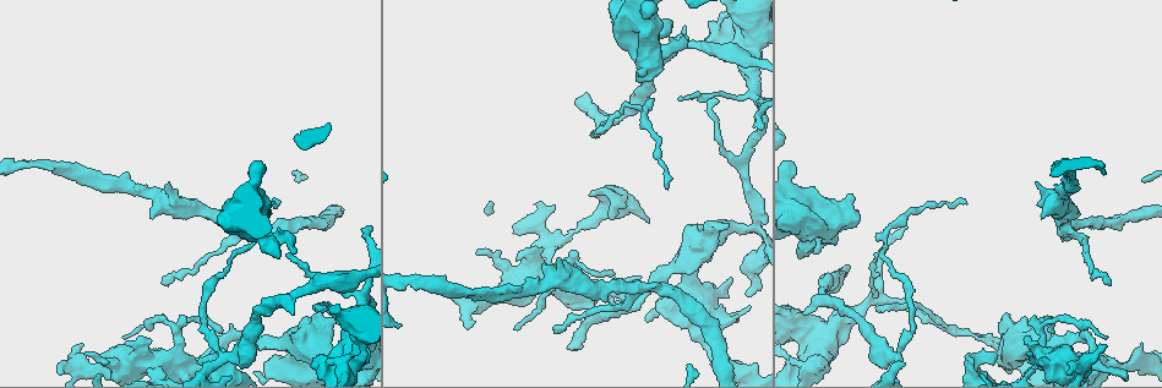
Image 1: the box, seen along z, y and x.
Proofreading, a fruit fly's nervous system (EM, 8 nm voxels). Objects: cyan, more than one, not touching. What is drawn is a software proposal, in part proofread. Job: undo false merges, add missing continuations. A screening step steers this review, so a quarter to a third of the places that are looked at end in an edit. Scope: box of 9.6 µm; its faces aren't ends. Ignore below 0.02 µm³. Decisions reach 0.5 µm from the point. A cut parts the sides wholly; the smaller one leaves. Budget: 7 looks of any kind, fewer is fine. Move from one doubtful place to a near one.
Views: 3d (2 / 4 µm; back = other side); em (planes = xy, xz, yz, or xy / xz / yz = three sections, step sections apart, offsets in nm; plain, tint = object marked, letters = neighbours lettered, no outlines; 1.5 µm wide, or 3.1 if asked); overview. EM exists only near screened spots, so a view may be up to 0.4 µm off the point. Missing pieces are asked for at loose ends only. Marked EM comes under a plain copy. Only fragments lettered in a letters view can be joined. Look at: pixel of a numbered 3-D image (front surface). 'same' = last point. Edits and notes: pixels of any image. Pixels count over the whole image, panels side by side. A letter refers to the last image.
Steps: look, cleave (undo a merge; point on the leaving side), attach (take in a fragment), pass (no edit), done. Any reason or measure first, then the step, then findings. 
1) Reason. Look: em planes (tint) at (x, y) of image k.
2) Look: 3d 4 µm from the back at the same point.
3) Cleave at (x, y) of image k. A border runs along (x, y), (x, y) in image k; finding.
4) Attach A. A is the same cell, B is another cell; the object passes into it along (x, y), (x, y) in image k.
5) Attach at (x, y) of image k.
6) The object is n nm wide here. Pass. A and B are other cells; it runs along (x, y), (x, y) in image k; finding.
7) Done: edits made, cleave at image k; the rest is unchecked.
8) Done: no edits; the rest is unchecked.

An open end. Look: em planes (tint) at (717, 103) of image 1.

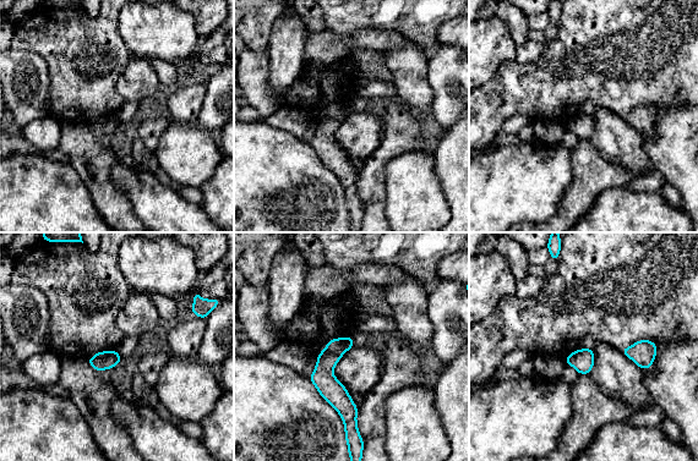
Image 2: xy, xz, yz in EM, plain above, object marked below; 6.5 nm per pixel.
Look: em planes (letters) at the same point.

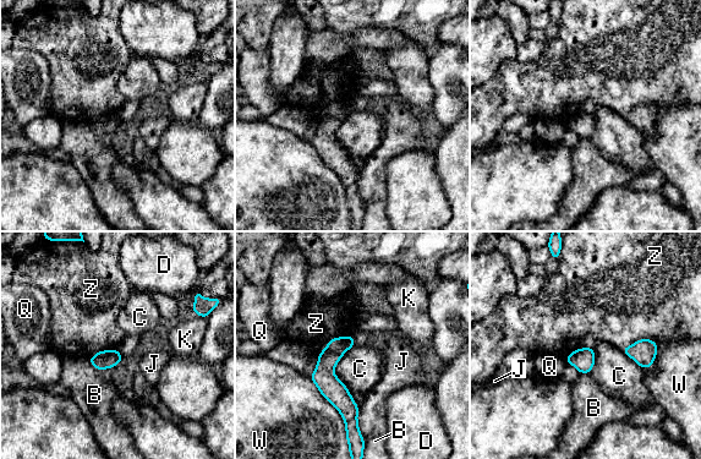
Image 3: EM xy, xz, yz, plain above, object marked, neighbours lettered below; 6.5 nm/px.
Pass. B, C, D, J, K, Q, W and Z are other cells; it runs along (340, 339), (328, 384), (348, 422) in image 3; no lettered fragment goes on from it.

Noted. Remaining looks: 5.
Sharp bend. Look: 3d 4 µm at (883, 236) of image 1.

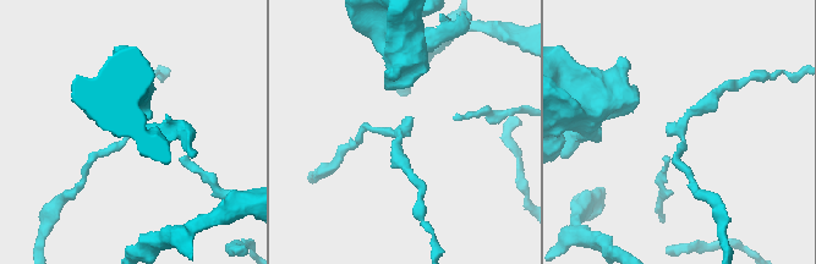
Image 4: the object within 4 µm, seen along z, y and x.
Look: em planes (tint) at (683, 130) of image 4.

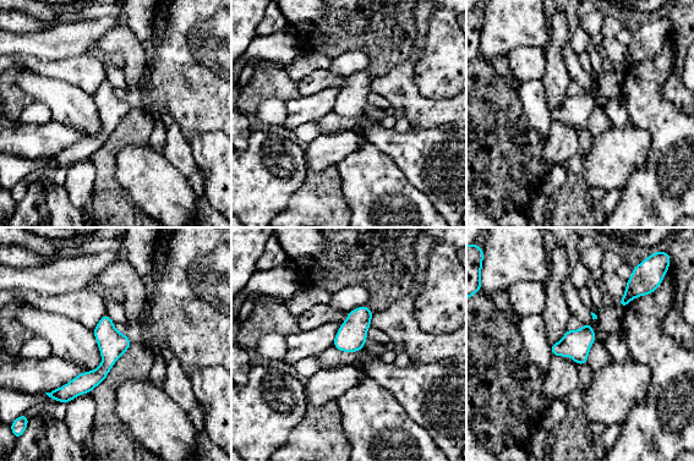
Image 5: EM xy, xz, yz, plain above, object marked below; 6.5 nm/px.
Look: em planes (letters) at the same point.

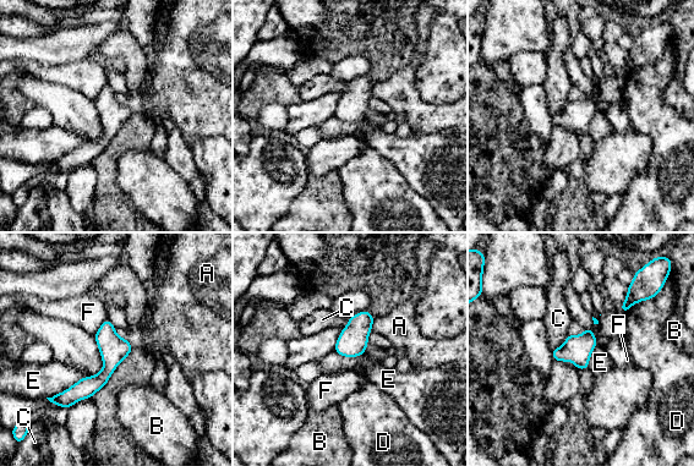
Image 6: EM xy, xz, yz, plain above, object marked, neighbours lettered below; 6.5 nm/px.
Pass. A, B, C, D, E and F are other cells; a border runs along (85, 376), (64, 390), (47, 398) in image 6; all the same cell.

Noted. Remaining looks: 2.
Free end. Look: em planes (letters) at (590, 196) of image 1.

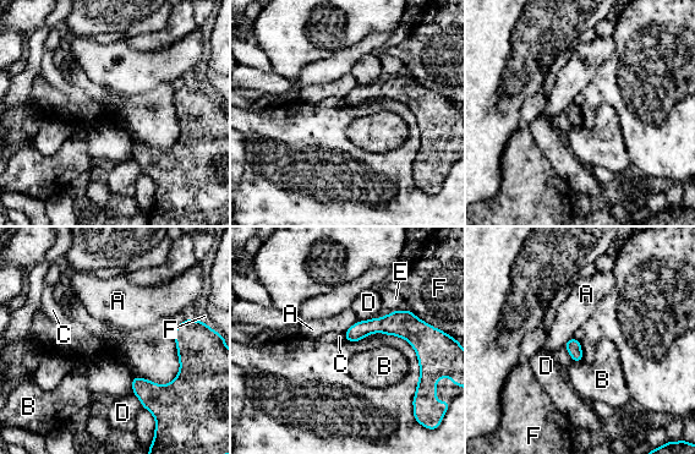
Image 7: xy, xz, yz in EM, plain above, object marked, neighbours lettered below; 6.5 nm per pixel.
The longest contact is with F, 200 nm. Pass. A, B, C, D, E and F are other cells; no lettered fragment goes on from it.

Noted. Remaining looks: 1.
Done: no edits; the rest is unchecked.

